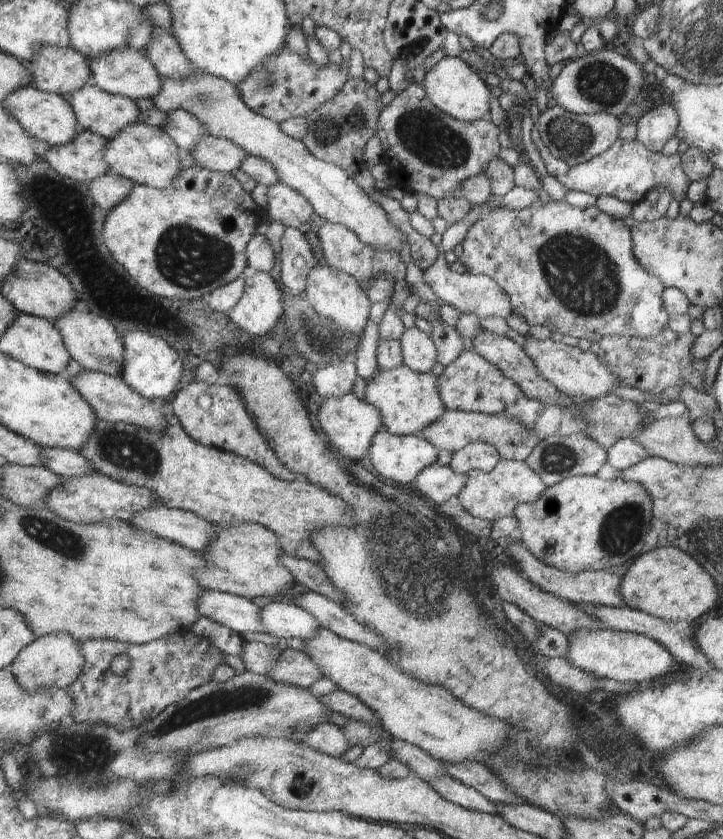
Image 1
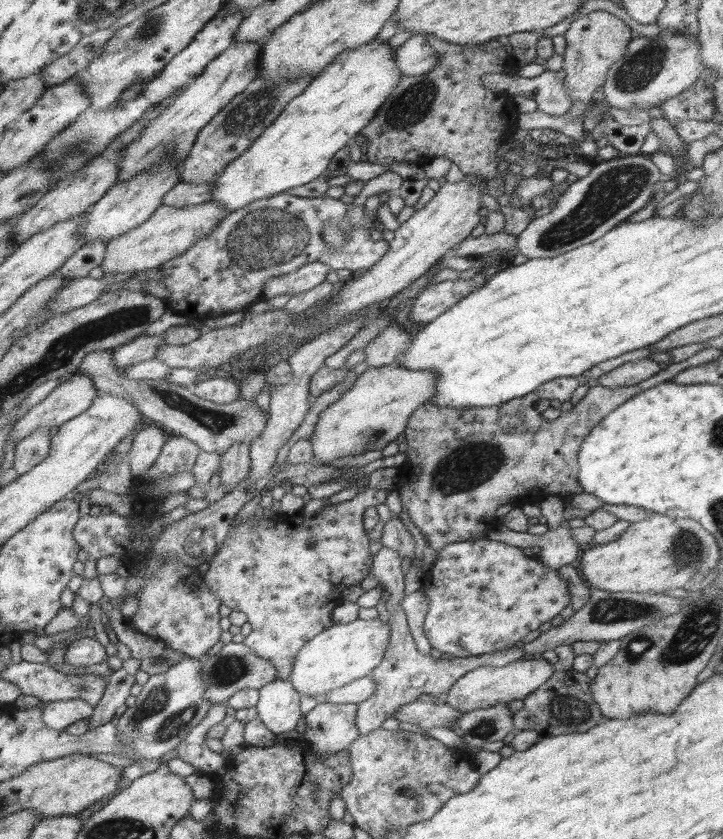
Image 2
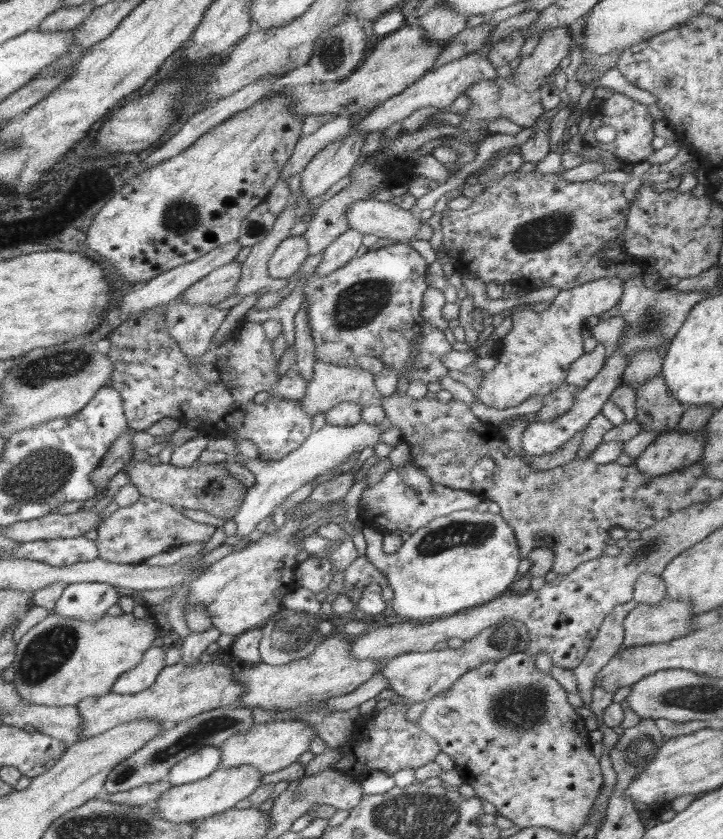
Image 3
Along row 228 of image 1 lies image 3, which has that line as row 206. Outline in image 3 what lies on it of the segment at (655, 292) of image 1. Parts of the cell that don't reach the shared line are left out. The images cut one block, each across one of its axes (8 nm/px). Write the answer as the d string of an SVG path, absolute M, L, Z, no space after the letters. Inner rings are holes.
M516 171L508 172L504 175L499 175L494 179L485 183L484 191L474 198L472 206L465 210L449 210L442 212L440 226L442 226L442 246L440 250L445 252L451 258L452 264L457 272L464 274L474 274L478 276L484 284L504 285L508 288L510 284L517 285L526 292L534 291L546 287L558 287L560 290L568 290L574 287L581 286L586 282L593 282L597 279L608 279L615 277L616 279L628 281L629 279L643 279L642 267L644 266L641 259L634 258L624 252L624 230L627 224L627 213L629 205L627 199L622 193L621 185L613 182L568 182L561 177L560 172L550 174L540 174L536 171L520 174Z

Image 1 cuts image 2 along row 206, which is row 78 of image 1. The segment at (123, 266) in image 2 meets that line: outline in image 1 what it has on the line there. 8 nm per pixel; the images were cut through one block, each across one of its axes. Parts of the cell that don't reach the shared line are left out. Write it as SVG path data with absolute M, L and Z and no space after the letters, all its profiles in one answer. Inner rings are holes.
M196 71L194 76L184 80L172 80L159 76L162 90L158 96L150 98L156 109L170 113L183 109L200 120L211 136L230 140L232 144L246 150L252 157L264 158L278 172L280 183L302 194L316 212L321 222L337 223L350 228L363 244L374 249L396 250L401 252L404 234L394 228L386 216L386 212L371 197L366 196L353 178L341 167L315 158L304 146L304 142L290 138L282 132L279 124L250 110L239 98L236 86L218 76Z

